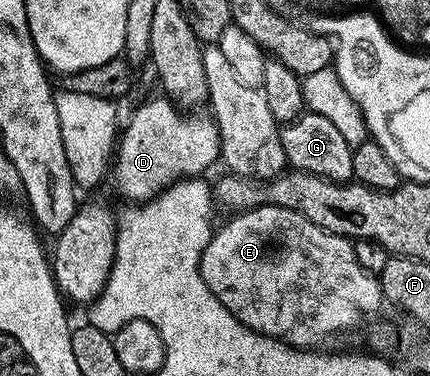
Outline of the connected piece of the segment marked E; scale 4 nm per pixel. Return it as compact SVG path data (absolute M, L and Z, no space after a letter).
M262 204L260 208L248 208L246 212L241 212L230 217L224 228L216 227L210 242L205 246L201 254L199 269L201 278L205 278L205 284L213 290L215 297L229 310L229 314L236 316L249 330L259 332L263 336L272 336L274 340L281 340L284 344L291 345L292 348L302 348L304 350L327 350L330 344L338 338L342 332L351 332L366 316L371 316L379 307L384 307L383 288L379 284L379 277L374 272L367 272L361 262L357 262L355 245L346 236L338 236L305 218L301 213L294 212L288 208L282 208L276 204Z

